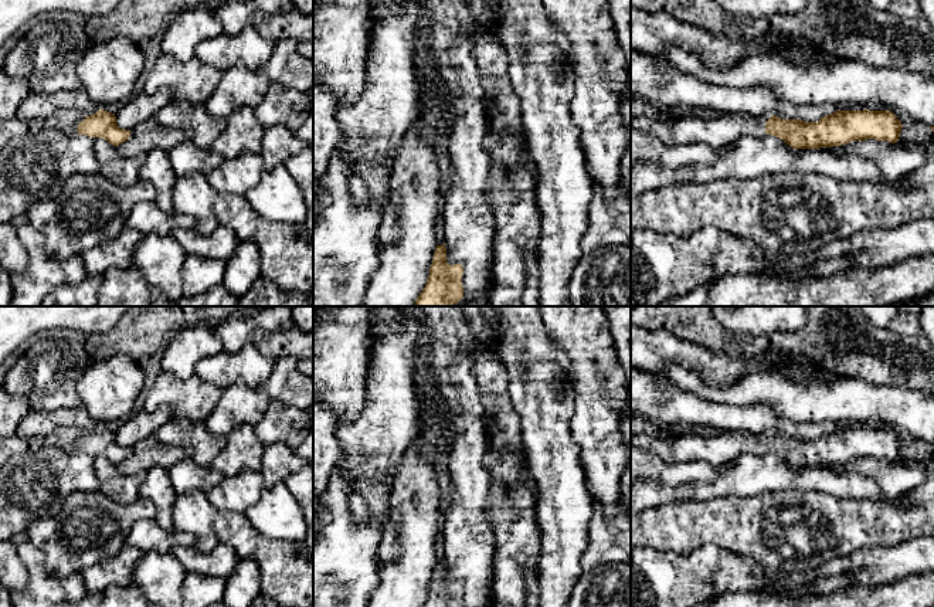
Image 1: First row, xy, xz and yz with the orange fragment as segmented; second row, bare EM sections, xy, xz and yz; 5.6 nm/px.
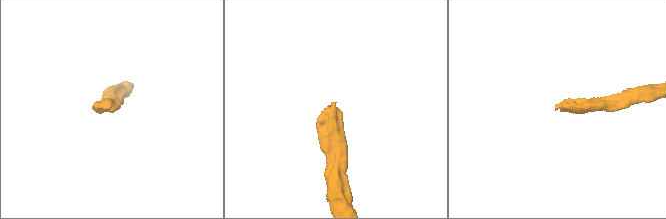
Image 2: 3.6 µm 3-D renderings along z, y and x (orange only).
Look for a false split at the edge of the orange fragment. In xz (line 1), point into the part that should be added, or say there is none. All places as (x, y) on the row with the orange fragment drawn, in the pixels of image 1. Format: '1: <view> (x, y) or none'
1: none

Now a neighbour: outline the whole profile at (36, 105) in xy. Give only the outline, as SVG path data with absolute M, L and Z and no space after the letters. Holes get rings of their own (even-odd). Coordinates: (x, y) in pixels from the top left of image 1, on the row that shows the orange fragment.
M79 88L57 94L30 92L18 106L16 116L20 119L43 118L50 122L61 108L77 109L85 115L94 115L99 111L85 89Z

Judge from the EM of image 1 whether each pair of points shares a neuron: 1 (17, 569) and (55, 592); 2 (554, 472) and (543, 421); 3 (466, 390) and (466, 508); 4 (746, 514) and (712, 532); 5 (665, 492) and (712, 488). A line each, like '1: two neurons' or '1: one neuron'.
1: two neurons
2: one neuron
3: one neuron
4: one neuron
5: one neuron

